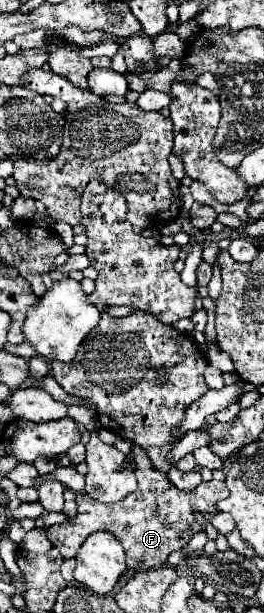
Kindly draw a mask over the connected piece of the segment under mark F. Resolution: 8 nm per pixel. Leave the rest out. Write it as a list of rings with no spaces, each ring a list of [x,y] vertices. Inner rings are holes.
[[[138,445],[132,447],[130,459],[136,463],[136,479],[138,489],[124,497],[118,503],[100,503],[86,493],[76,495],[78,513],[74,519],[68,519],[60,525],[52,525],[46,529],[48,539],[52,545],[62,553],[64,559],[70,559],[78,553],[78,547],[86,541],[86,537],[94,531],[110,531],[124,547],[126,551],[126,565],[128,569],[150,569],[150,567],[162,567],[168,561],[168,555],[182,549],[194,533],[198,533],[202,527],[196,519],[196,511],[210,521],[218,513],[216,503],[220,499],[228,497],[228,489],[224,483],[224,471],[214,471],[212,481],[202,481],[192,491],[178,489],[164,473],[152,467],[146,451]]]

